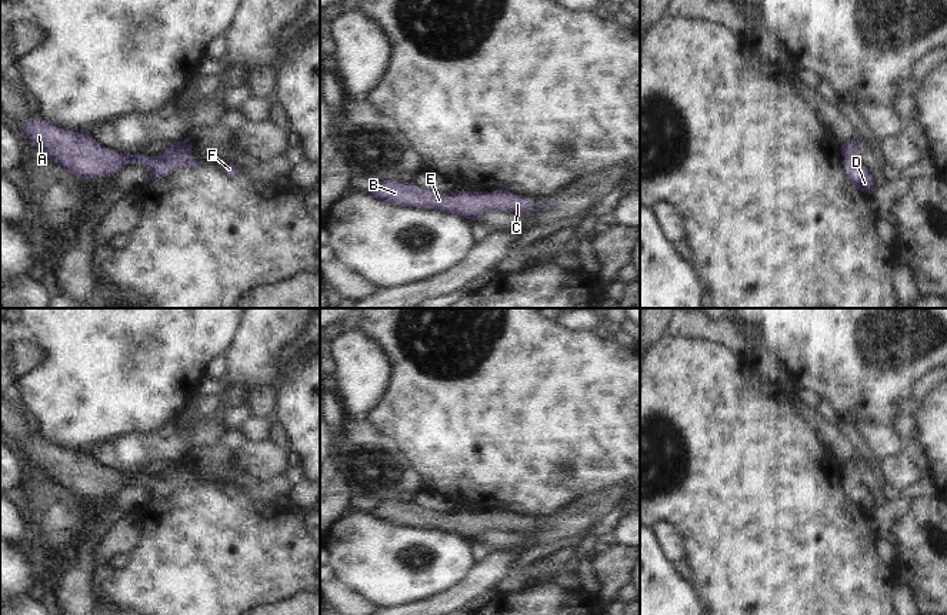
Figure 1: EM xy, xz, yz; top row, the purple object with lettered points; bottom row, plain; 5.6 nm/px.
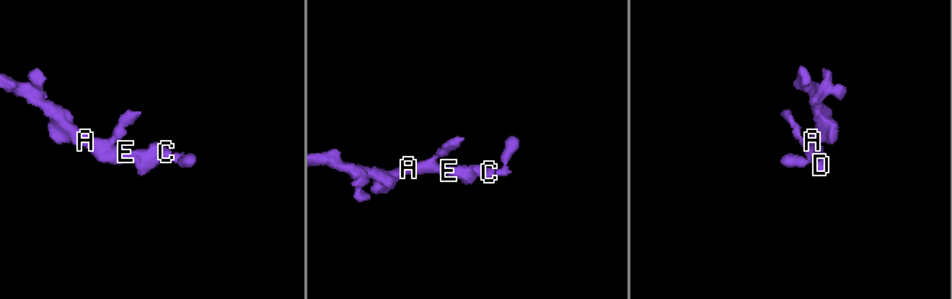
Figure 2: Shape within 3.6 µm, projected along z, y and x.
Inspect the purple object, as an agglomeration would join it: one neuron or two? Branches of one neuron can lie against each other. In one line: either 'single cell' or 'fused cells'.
single cell

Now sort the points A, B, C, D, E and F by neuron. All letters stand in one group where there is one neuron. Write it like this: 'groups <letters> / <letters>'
groups A B C D E F

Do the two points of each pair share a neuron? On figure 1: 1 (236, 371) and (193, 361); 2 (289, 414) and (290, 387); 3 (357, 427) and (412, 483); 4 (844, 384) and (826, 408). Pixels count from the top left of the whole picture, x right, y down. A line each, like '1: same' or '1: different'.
1: different
2: same
3: same
4: different

